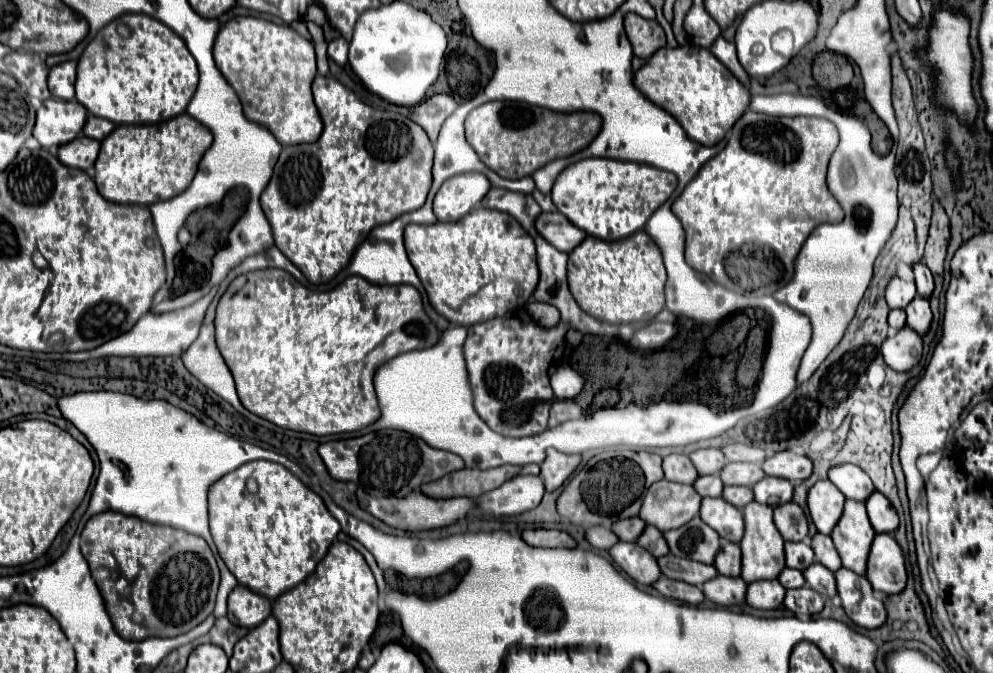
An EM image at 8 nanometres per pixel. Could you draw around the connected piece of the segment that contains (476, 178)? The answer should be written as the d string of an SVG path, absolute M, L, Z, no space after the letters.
M479 172L459 174L445 180L433 202L437 220L451 222L463 218L469 210L473 210L483 200L489 188L491 182L487 180L487 176Z

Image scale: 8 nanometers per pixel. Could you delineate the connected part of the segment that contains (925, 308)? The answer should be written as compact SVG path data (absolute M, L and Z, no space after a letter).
M917 296L907 308L907 326L911 330L915 330L919 336L925 336L929 326L931 326L931 320L933 320L933 314L931 314L931 308L929 308L929 302L921 296Z

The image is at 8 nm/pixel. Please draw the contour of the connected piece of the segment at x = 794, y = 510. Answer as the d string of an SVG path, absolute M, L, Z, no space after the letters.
M787 502L775 508L775 526L789 542L801 542L809 534L809 522L803 508L795 502Z

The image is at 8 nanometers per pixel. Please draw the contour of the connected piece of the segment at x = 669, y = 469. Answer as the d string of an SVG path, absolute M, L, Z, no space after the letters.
M669 454L663 458L663 472L665 478L671 482L681 482L681 484L693 484L699 476L697 468L691 464L689 456L685 454Z

